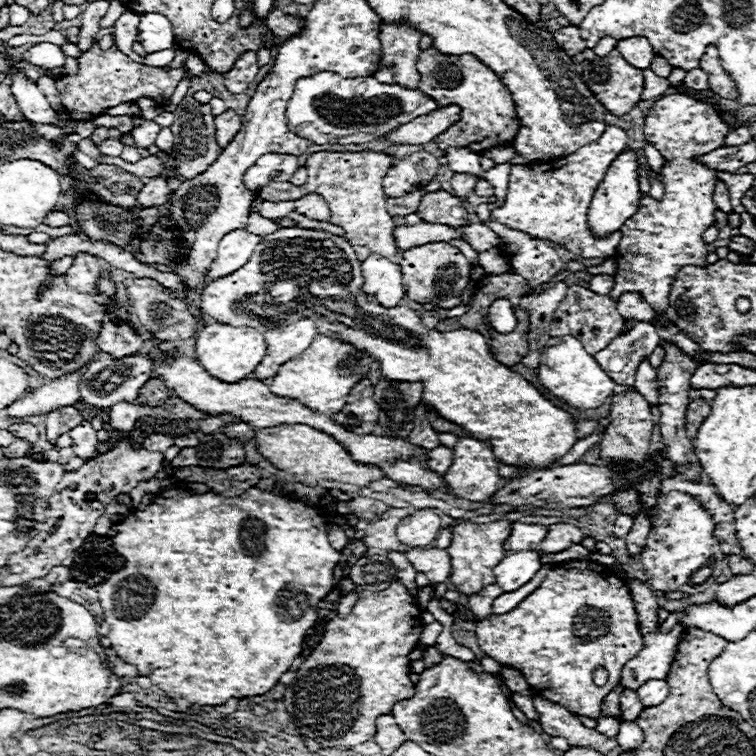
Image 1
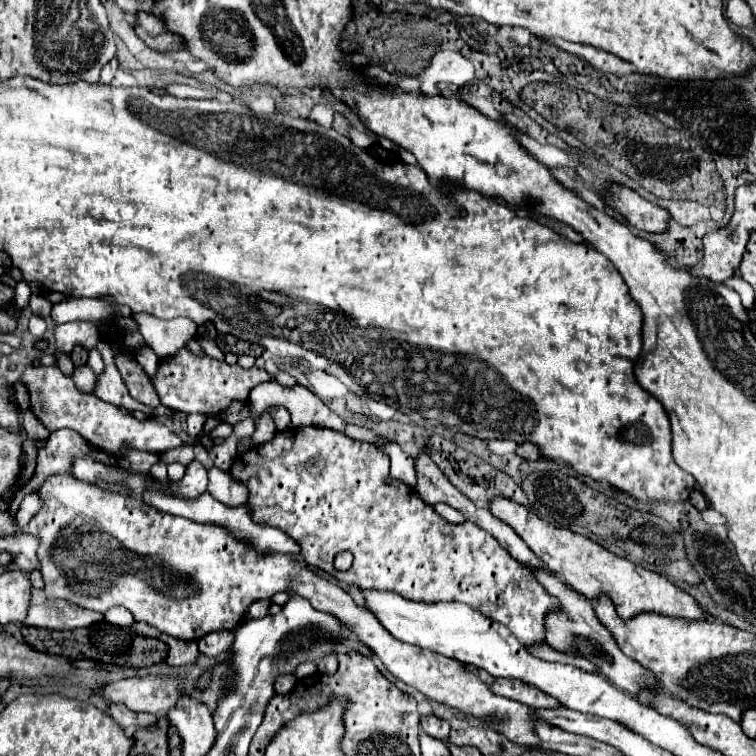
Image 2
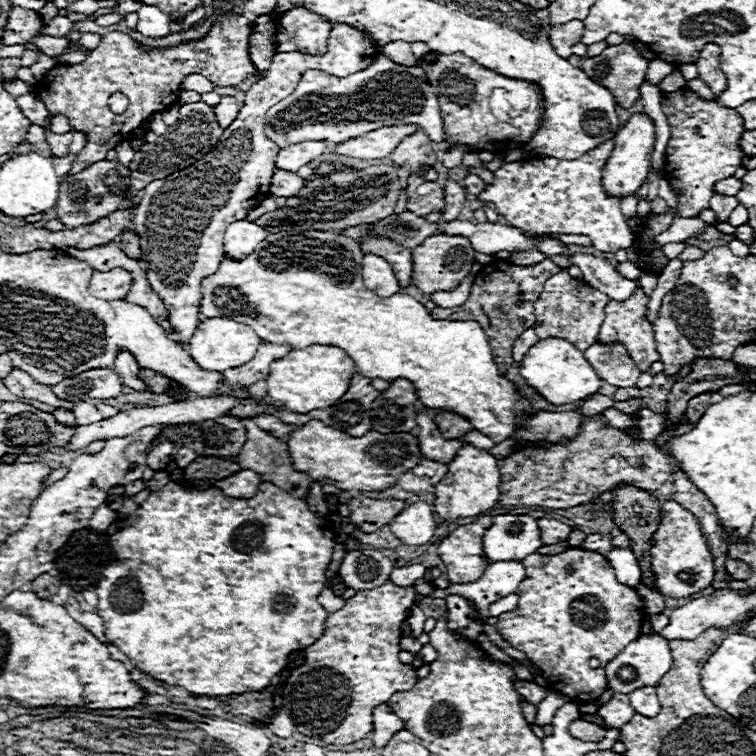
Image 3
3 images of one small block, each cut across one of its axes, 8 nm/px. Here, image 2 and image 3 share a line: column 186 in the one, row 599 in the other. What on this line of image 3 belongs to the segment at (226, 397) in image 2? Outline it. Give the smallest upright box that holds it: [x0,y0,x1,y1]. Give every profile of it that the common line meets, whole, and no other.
[284,580,418,744]

